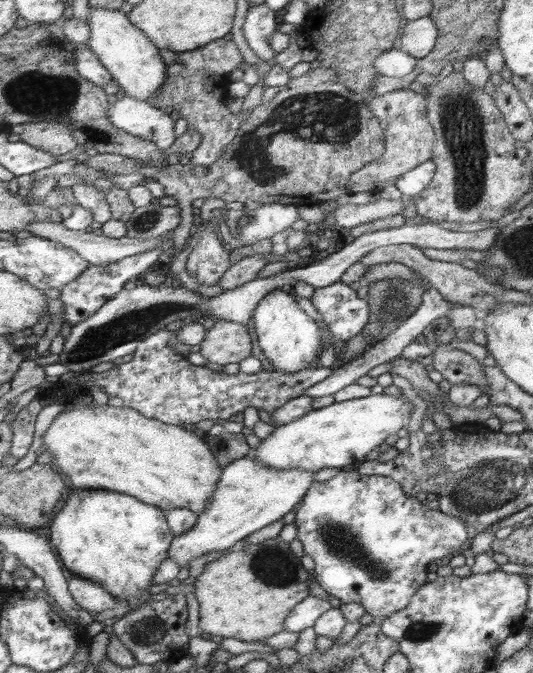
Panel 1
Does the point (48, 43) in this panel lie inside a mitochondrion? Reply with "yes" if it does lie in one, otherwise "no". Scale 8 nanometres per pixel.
yes

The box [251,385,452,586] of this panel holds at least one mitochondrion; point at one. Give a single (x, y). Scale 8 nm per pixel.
(341, 541)

